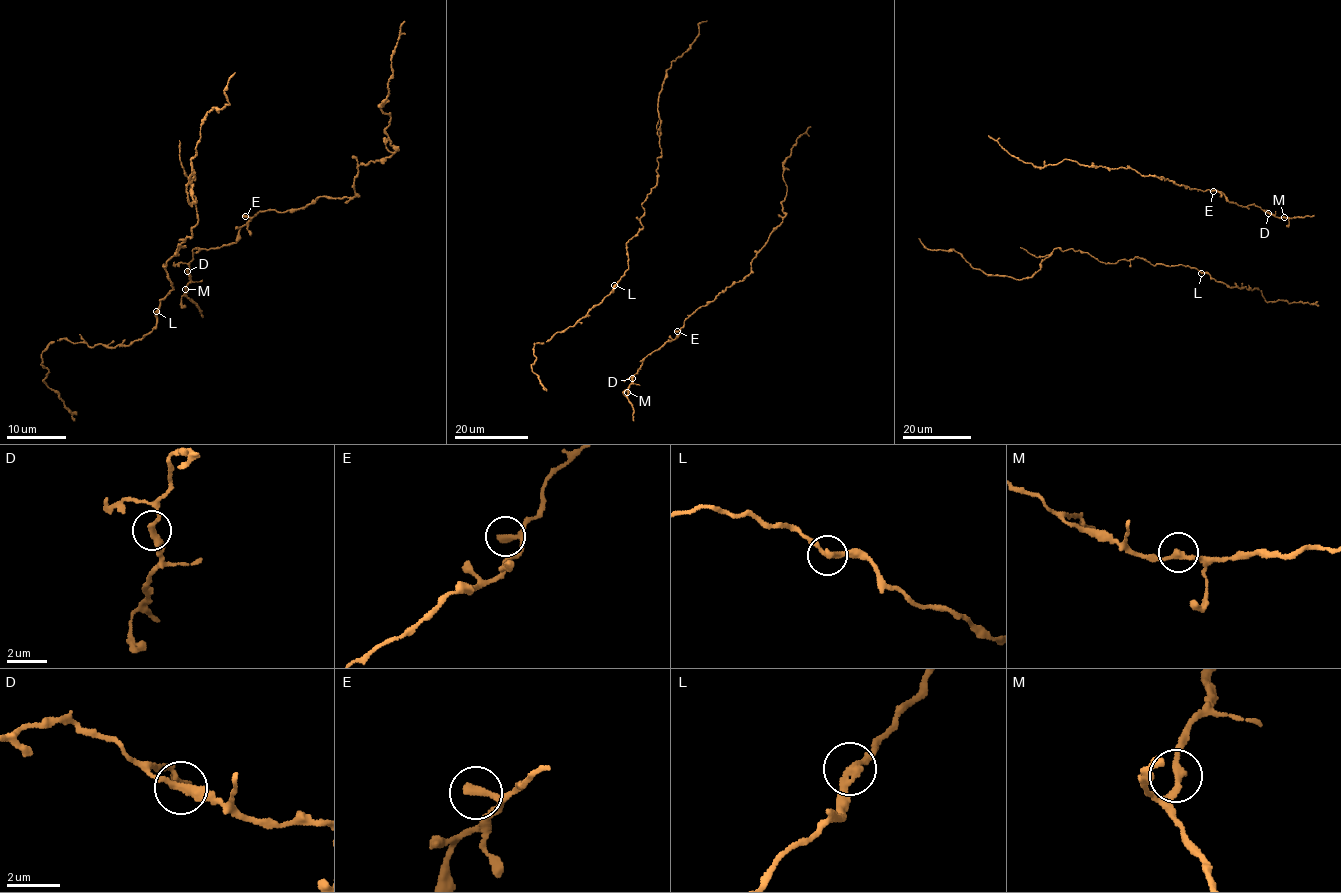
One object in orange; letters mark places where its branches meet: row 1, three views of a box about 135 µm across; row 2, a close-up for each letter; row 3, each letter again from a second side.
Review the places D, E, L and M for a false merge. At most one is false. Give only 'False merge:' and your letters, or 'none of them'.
False merge: none of them

